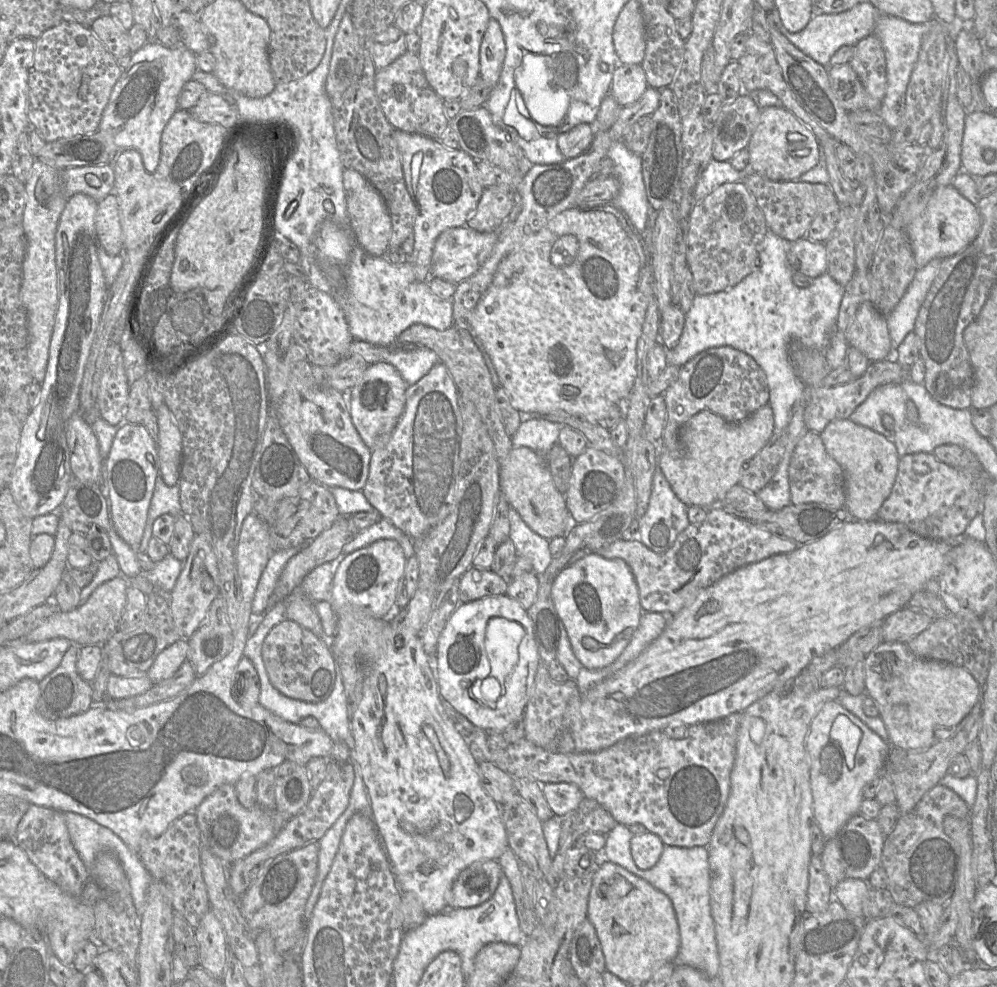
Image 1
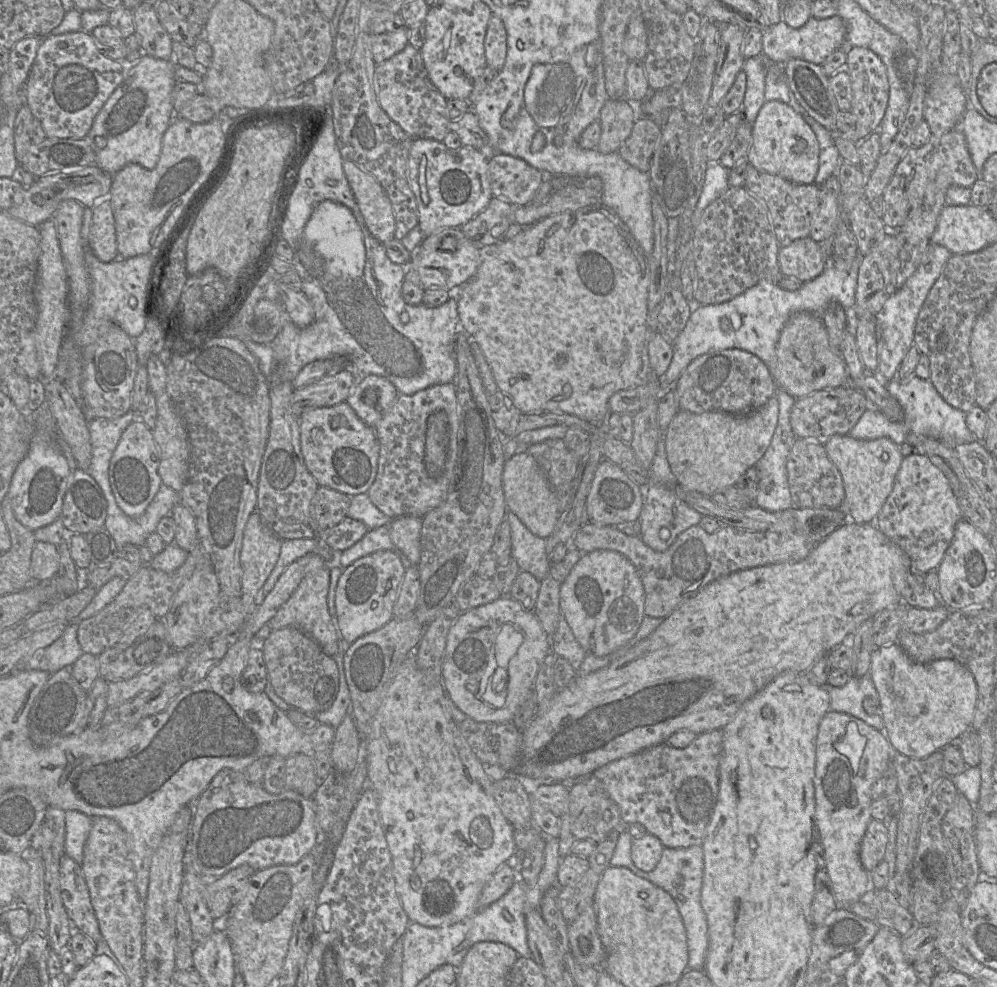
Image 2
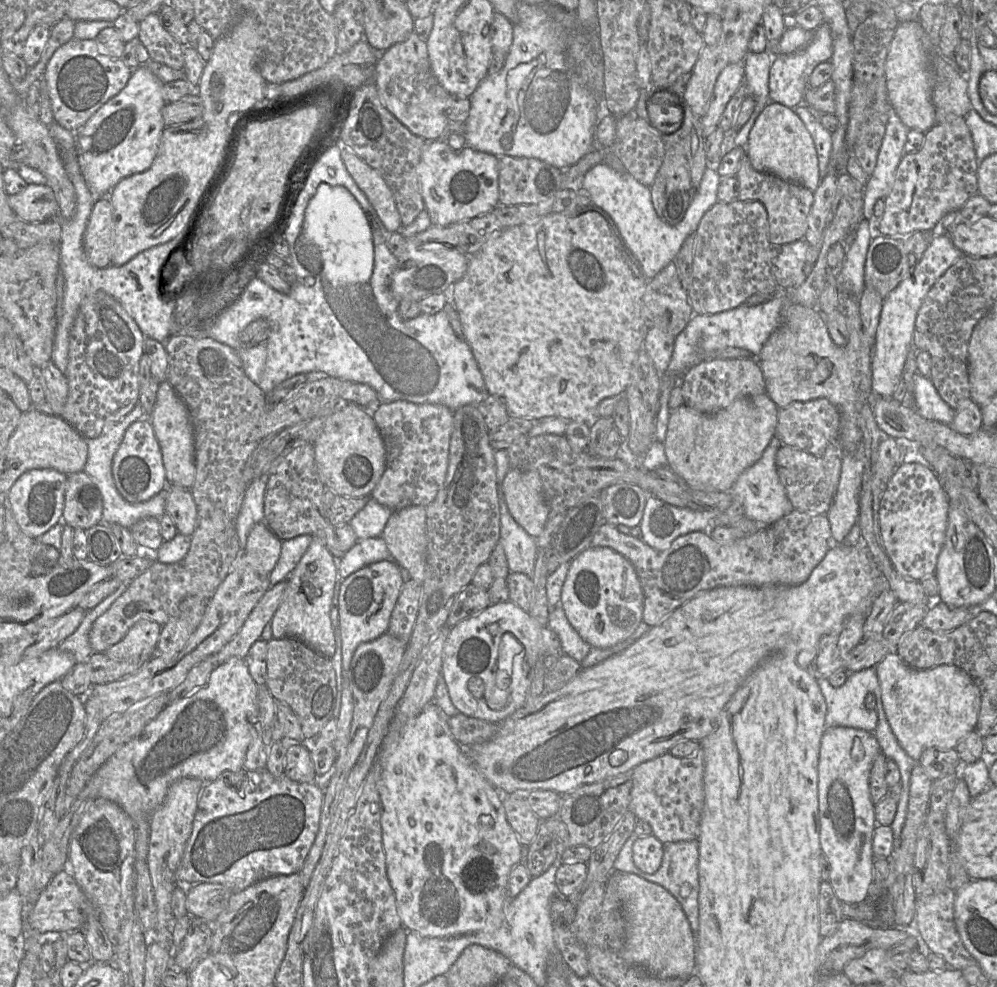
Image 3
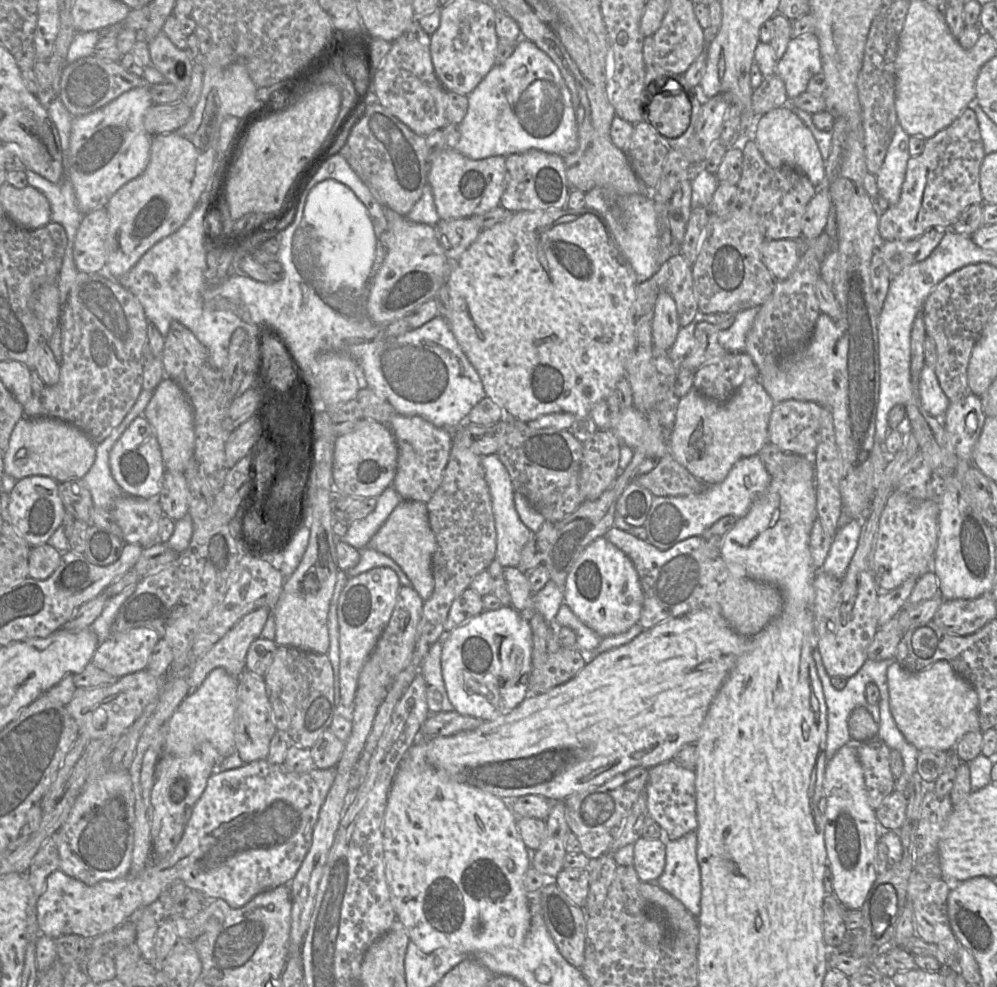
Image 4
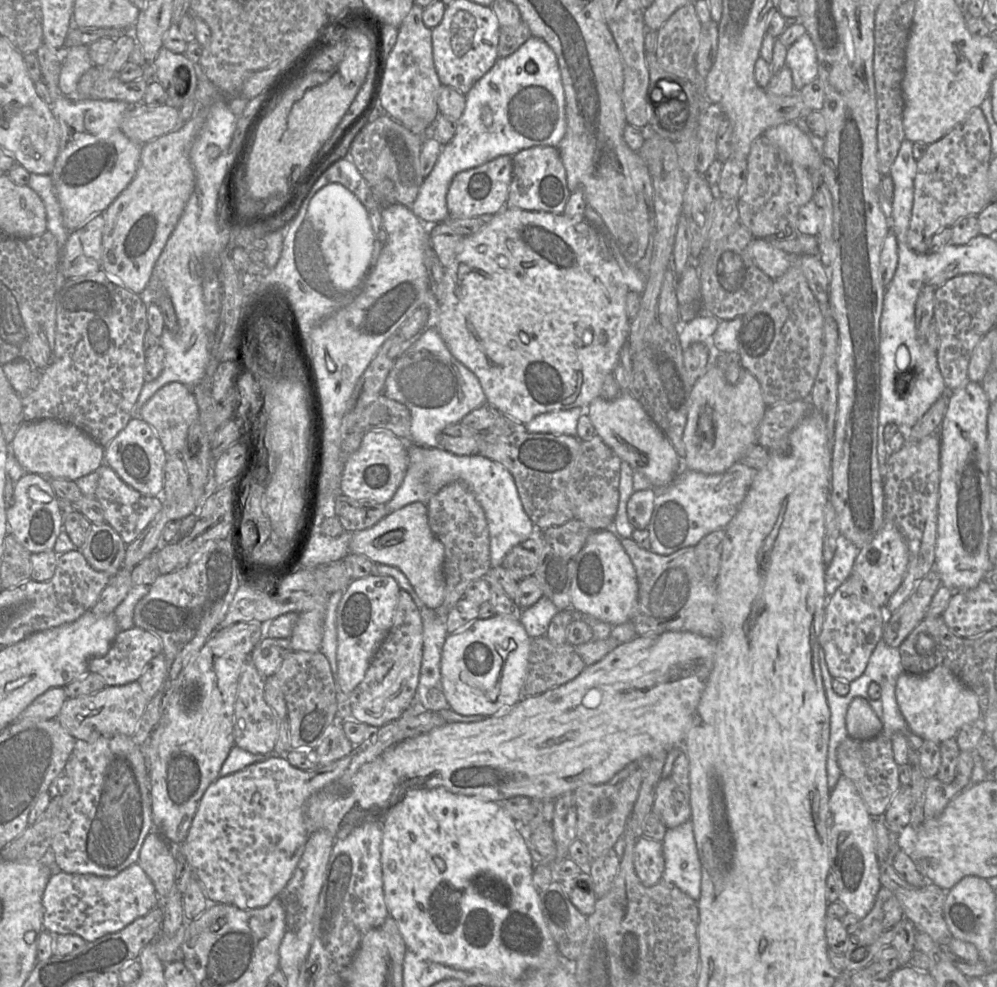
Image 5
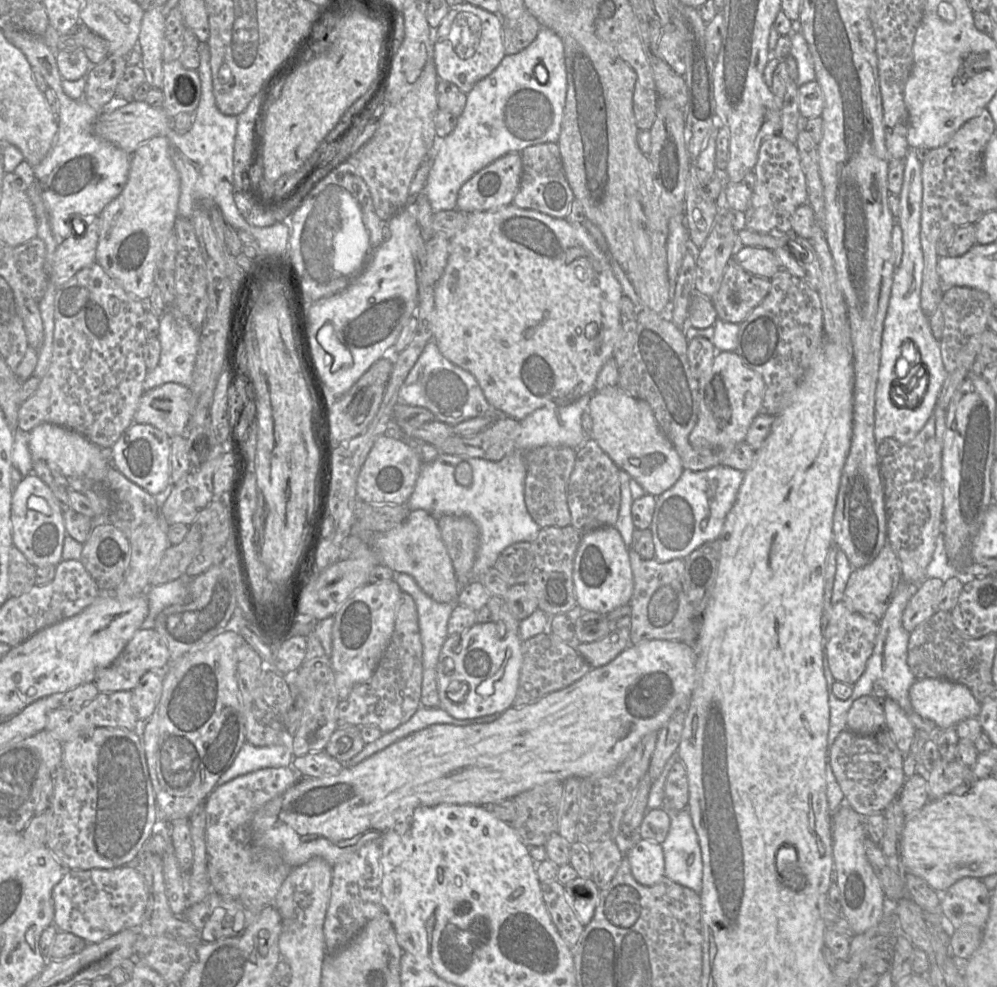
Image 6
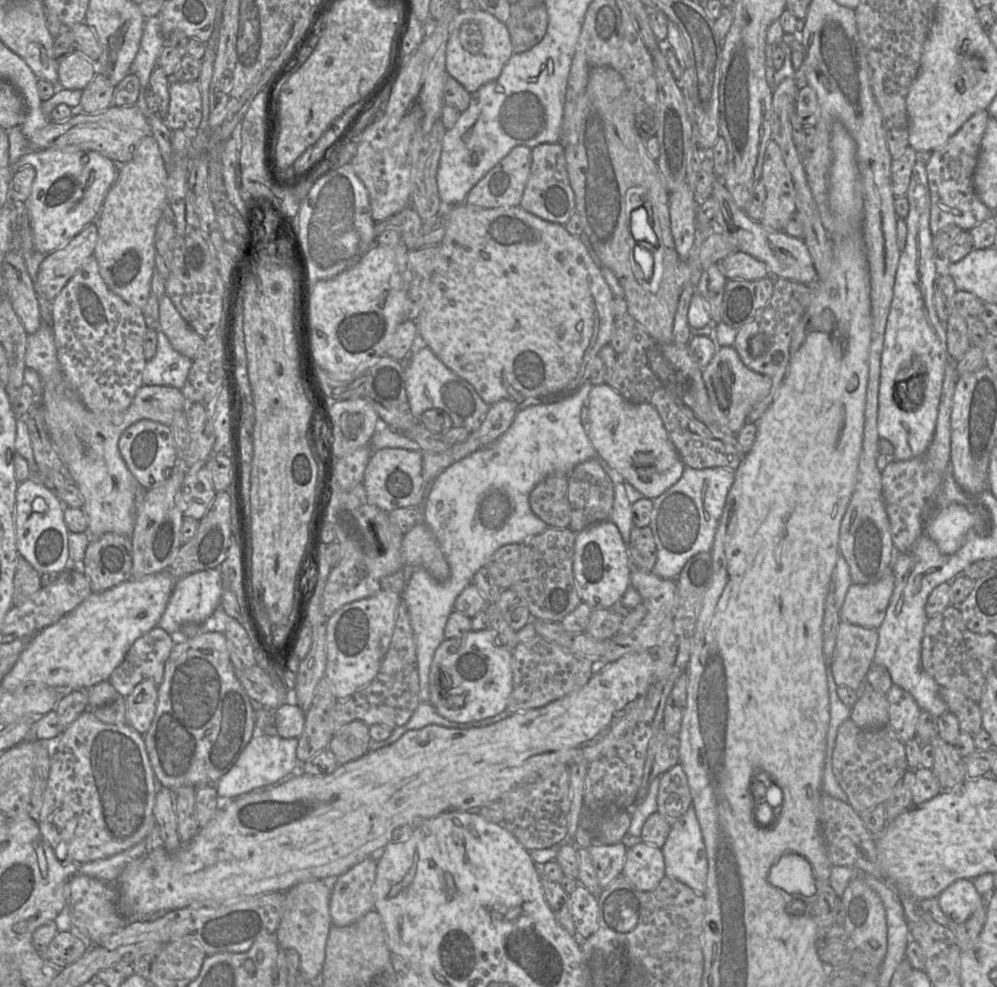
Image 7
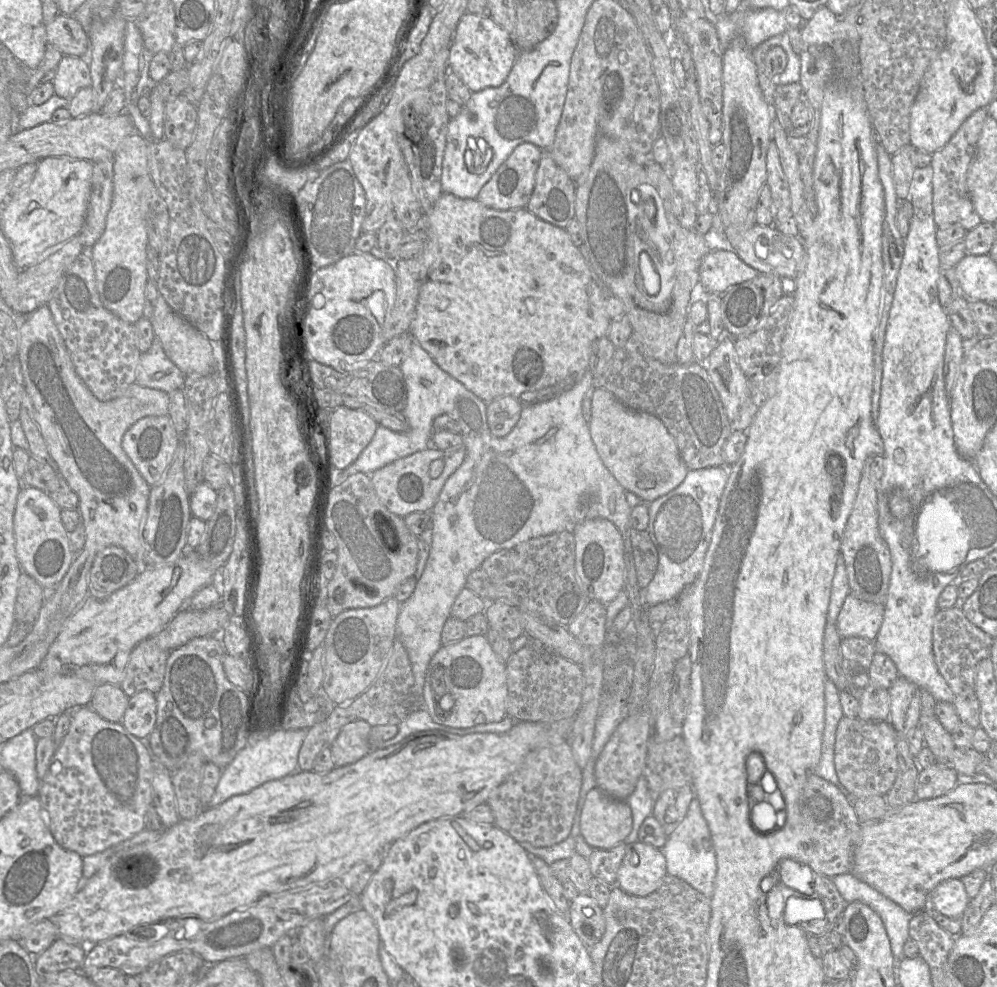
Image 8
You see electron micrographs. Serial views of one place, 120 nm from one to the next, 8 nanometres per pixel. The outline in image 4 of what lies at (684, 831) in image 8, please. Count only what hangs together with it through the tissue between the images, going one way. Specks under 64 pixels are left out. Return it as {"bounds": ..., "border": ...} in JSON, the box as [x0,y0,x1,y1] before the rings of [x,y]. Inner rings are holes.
{"bounds":[656,831,701,918],"border":[[[695,831],[677,840],[666,840],[665,867],[656,883],[679,900],[695,918],[699,917],[701,876]]]}

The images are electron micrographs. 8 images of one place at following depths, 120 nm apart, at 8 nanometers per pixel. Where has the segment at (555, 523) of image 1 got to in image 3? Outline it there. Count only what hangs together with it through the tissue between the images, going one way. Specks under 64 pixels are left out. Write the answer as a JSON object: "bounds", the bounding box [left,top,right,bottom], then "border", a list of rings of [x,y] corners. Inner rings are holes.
{"bounds":[501,468,550,538],"border":[[[510,468],[501,483],[501,492],[514,520],[533,538],[539,537],[544,531],[550,507],[545,501],[538,472]]]}

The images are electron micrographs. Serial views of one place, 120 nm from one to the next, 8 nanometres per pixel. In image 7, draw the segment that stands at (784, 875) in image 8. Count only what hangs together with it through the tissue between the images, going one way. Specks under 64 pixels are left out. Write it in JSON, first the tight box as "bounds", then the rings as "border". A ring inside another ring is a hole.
{"bounds":[768,853,816,896],"border":[[[786,853],[779,857],[769,871],[768,881],[789,894],[813,896],[816,892],[809,861],[796,853]]]}

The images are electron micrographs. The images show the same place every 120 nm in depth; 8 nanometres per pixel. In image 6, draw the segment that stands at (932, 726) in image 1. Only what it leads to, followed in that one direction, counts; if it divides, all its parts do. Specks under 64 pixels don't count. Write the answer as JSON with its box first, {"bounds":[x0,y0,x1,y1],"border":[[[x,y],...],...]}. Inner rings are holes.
{"bounds":[909,679,981,729],"border":[[[917,679],[909,689],[909,698],[914,711],[935,723],[937,729],[955,727],[966,718],[978,717],[981,710],[981,704],[967,686],[946,679]]]}

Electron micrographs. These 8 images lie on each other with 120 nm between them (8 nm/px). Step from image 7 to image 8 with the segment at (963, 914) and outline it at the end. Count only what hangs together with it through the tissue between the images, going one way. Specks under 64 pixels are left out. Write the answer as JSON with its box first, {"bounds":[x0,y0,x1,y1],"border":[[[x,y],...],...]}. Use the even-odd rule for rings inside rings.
{"bounds":[929,878,969,919],"border":[[[959,878],[942,881],[929,897],[930,908],[955,919],[960,919],[969,902],[965,886]]]}

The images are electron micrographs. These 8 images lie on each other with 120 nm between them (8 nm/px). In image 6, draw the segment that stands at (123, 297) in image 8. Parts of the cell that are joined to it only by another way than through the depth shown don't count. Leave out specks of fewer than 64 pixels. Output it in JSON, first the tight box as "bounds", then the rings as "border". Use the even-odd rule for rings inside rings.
{"bounds":[96,135,180,301],"border":[[[158,135],[141,144],[131,155],[128,179],[124,188],[99,214],[100,231],[96,262],[126,292],[141,301],[149,298],[154,286],[156,261],[167,235],[174,231],[179,197],[180,177],[170,156],[169,141],[164,135]]]}

